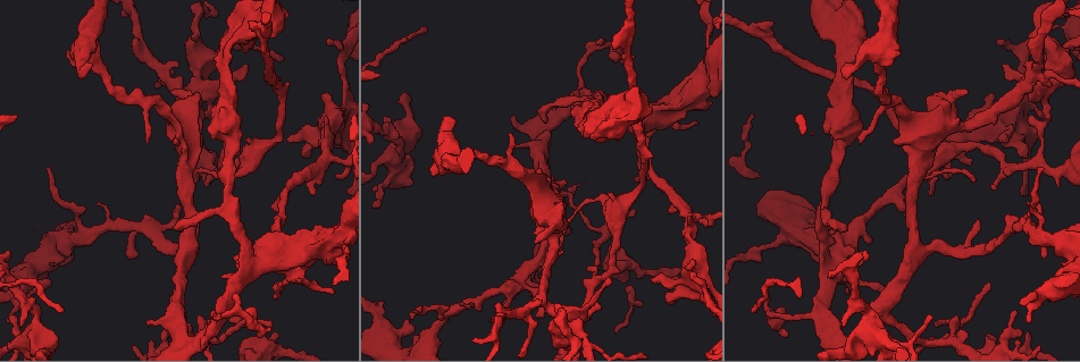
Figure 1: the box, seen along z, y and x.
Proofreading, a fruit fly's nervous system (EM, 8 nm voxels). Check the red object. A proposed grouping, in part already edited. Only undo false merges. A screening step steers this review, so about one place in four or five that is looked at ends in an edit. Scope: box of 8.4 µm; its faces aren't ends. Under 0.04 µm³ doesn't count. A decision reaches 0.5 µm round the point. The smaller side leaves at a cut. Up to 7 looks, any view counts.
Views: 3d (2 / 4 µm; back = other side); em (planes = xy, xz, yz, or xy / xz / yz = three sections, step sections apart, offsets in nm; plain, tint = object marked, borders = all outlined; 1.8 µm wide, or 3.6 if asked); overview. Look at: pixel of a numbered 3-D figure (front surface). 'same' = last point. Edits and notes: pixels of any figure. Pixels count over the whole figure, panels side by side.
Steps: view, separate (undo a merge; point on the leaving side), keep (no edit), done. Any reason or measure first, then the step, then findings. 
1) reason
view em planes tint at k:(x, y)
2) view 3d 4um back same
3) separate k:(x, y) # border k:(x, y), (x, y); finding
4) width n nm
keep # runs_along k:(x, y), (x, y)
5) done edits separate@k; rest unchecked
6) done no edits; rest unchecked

sharp bend
view 3d 4um at 1:(923, 340)

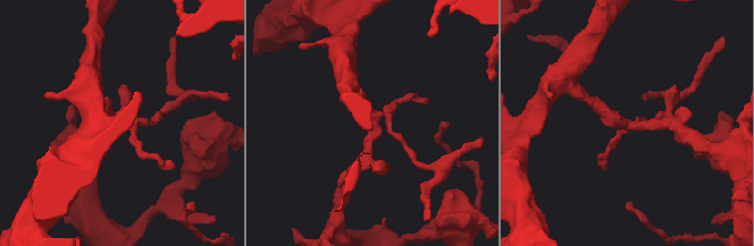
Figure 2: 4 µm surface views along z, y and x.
view em planes tint at 2:(373, 124)

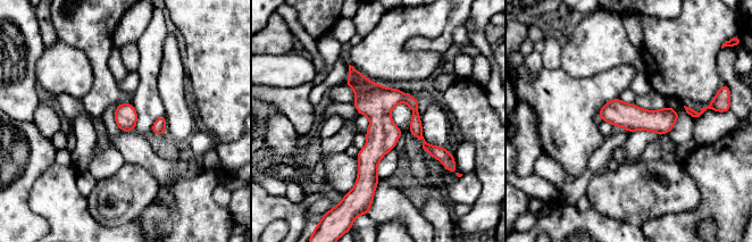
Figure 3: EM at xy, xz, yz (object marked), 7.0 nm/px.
keep # runs_along 3:(351, 69), (377, 105), (366, 185); all the same neuron

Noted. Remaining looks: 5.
view em 3.6um planes tint at 1:(263, 265)

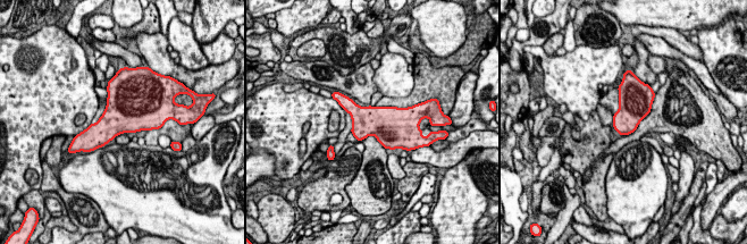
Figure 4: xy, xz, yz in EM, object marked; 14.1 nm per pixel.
keep # continuous, no second neuron

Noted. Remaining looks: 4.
four arms meet
view 3d 4um back at 1:(395, 145)

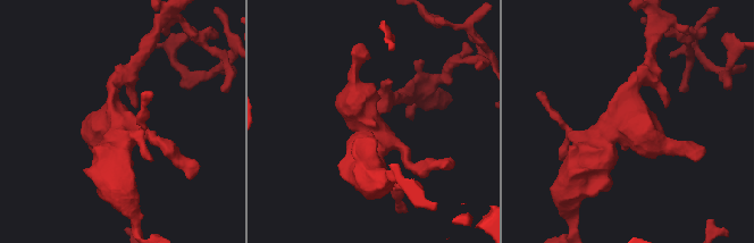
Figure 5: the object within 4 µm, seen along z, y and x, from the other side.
view em 3.6um planes tint at 5:(627, 113)

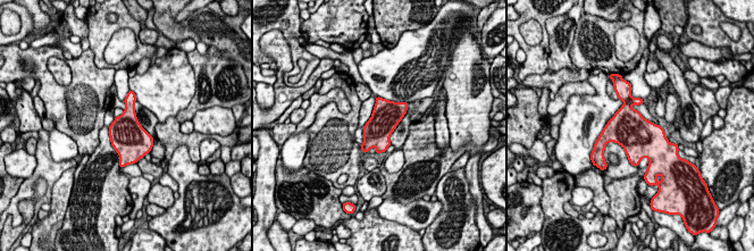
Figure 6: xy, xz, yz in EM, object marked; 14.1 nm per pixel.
keep # one neuron here

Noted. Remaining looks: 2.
done no edits; rest unchecked

